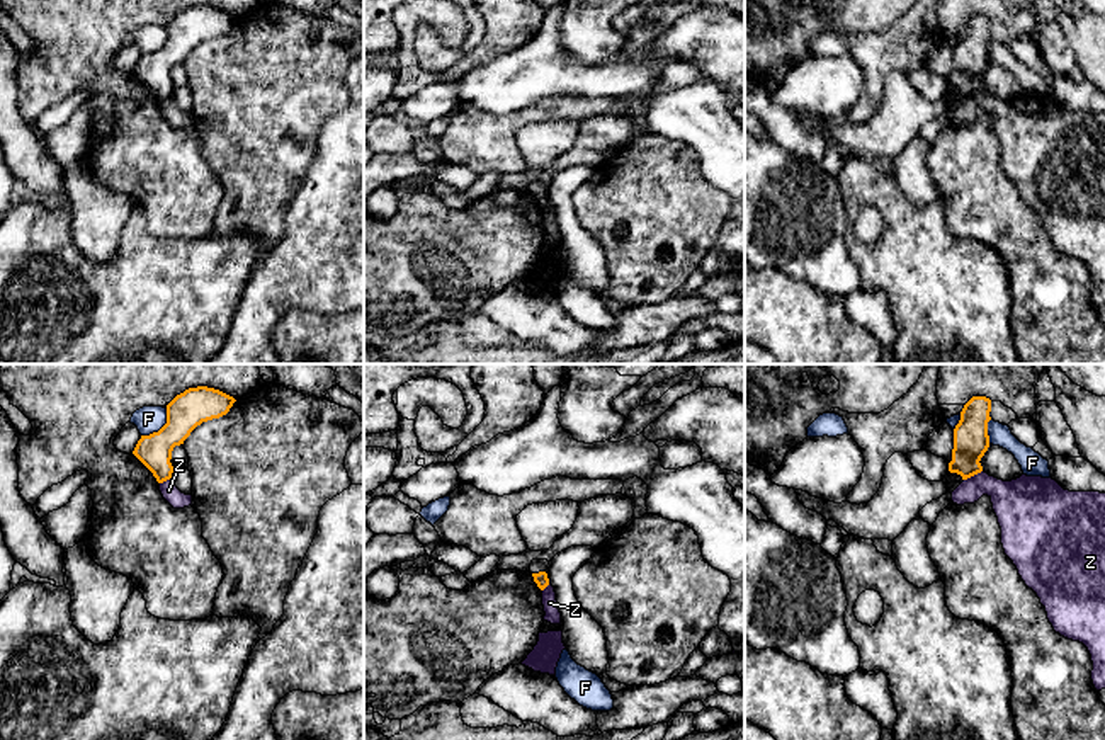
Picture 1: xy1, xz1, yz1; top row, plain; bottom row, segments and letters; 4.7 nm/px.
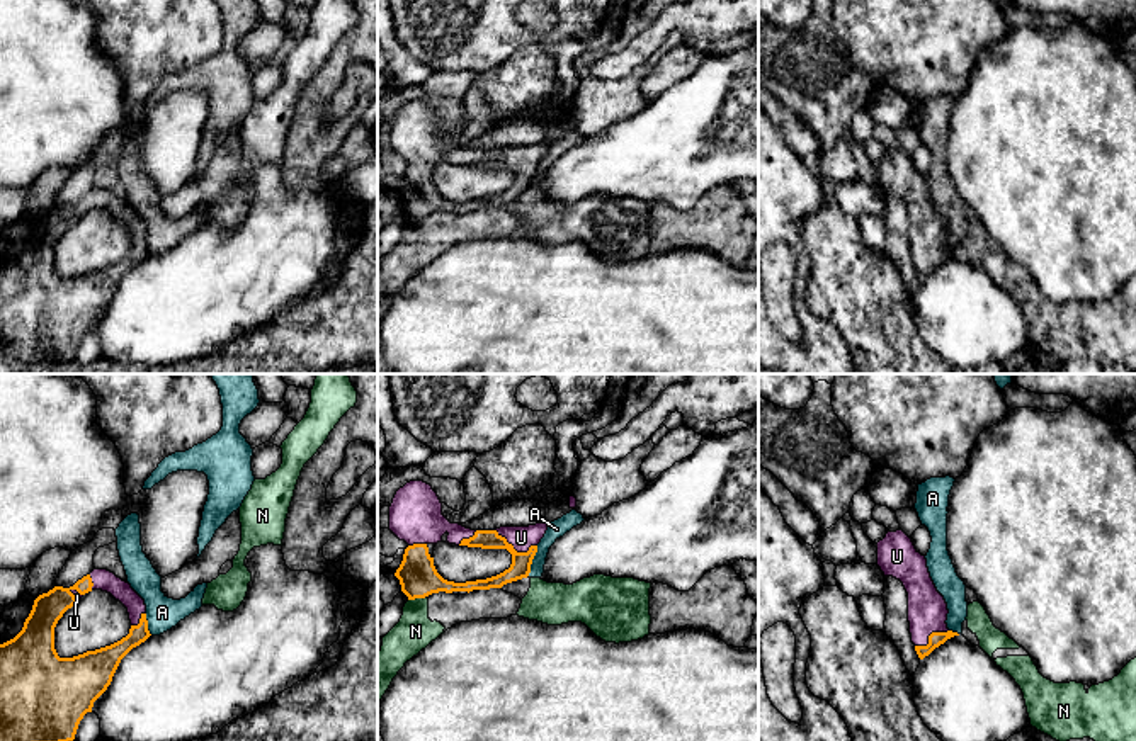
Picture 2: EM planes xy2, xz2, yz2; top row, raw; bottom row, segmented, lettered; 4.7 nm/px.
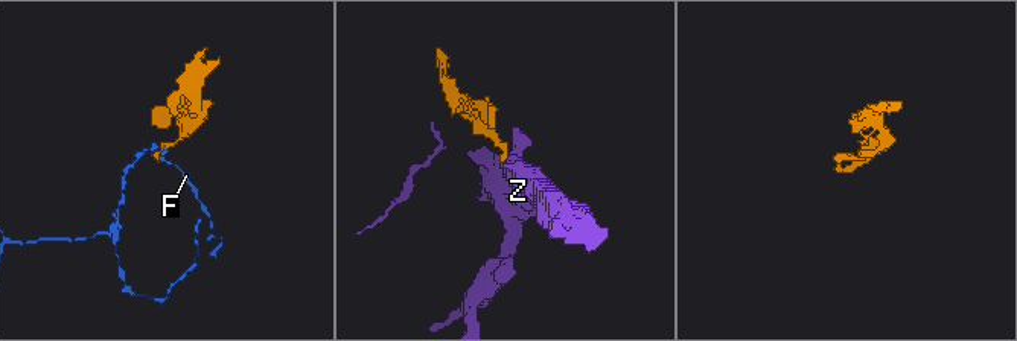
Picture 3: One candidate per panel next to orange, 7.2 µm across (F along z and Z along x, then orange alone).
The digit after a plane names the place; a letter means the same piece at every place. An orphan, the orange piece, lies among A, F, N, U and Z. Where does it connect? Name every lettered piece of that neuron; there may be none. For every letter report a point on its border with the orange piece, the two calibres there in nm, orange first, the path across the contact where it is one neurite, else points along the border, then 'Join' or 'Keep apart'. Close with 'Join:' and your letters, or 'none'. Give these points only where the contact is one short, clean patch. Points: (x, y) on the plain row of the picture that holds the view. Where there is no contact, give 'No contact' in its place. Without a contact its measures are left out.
A: Touches orange at xz2 (531, 181). Thickness 100 nm (orange) against 90 nm. Boundary: xz2 (538, 165), (528, 194). Keep apart
F: Touches orange at xy1 (162, 46). Thickness 170 nm (orange) against 130 nm. Boundary: xy1 (167, 28), (167, 39), (157, 50), (141, 55). Keep apart
N: Touches orange at xz2 (417, 216). Thickness 190 nm (orange) against 180 nm. Keep apart
U: Touches orange at xz2 (514, 169). Thickness 100 nm (orange) against 110 nm. Join
Z: Touches orange at yz1 (973, 94). Thickness 170 nm (orange) against 220 nm. Boundary: yz1 (981, 89), (964, 99). Keep apart
Join: U

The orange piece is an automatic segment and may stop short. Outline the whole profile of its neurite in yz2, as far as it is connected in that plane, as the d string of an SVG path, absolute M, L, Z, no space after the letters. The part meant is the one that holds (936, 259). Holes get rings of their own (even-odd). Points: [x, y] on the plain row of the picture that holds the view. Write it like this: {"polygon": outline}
{"polygon": "M889 151L878 163L878 185L884 195L900 199L908 212L908 241L912 262L920 279L947 258L959 255L947 248L947 223L937 211L927 178L903 151Z"}

